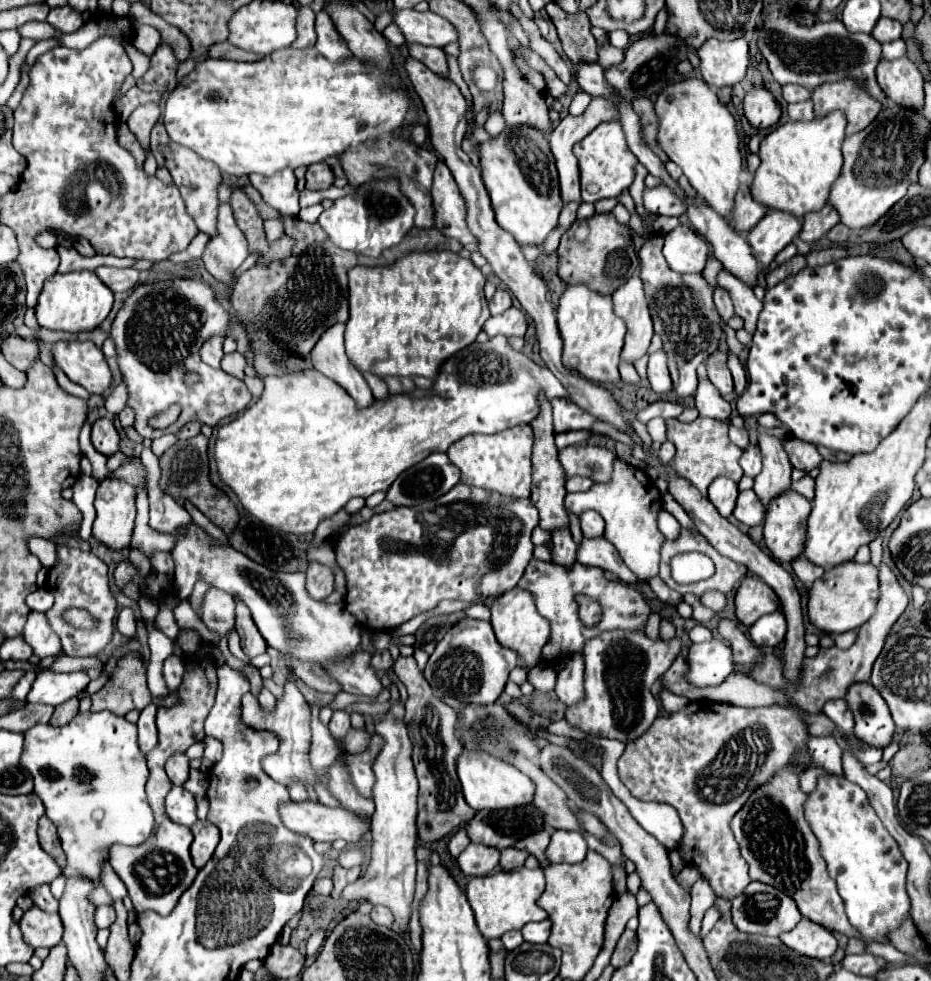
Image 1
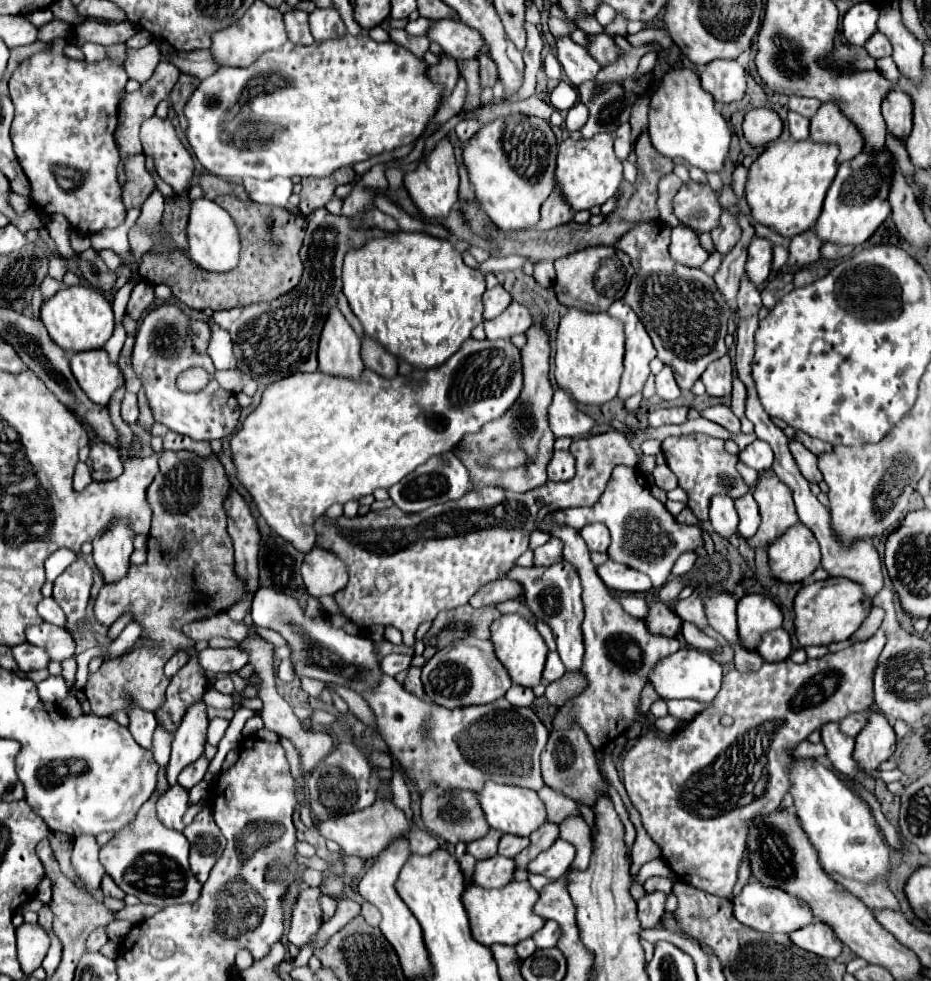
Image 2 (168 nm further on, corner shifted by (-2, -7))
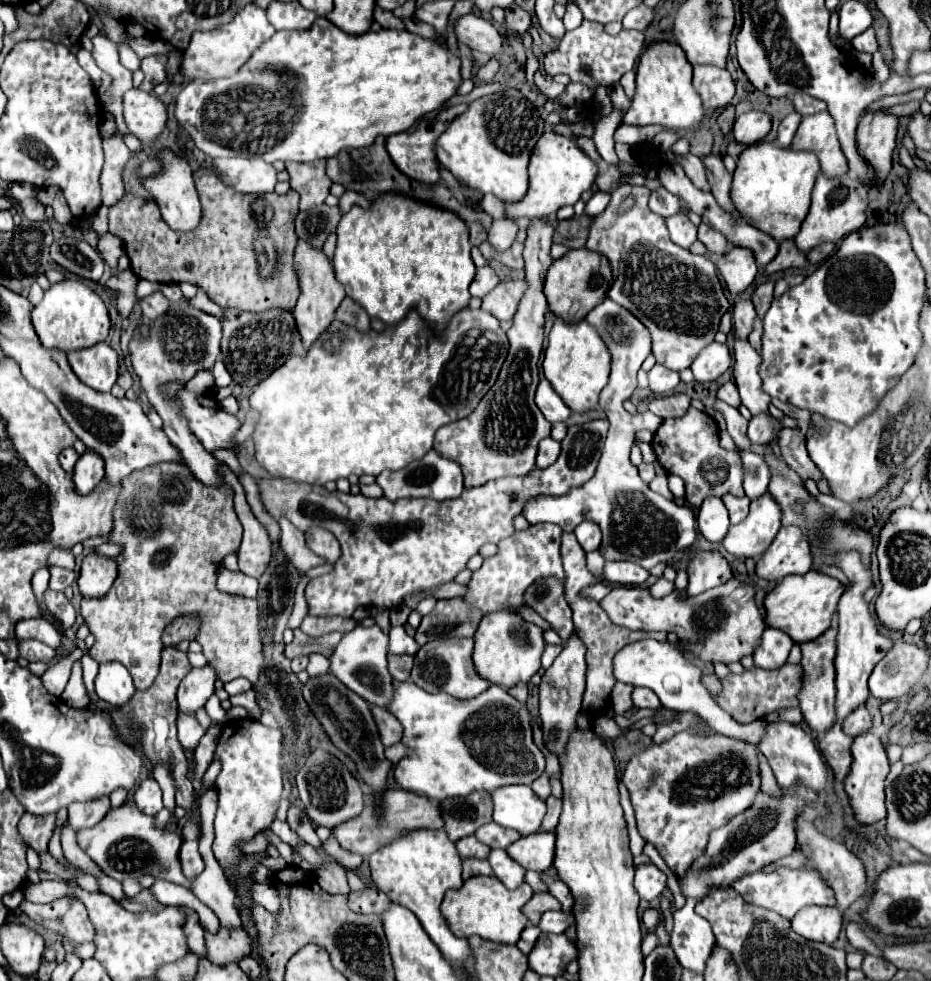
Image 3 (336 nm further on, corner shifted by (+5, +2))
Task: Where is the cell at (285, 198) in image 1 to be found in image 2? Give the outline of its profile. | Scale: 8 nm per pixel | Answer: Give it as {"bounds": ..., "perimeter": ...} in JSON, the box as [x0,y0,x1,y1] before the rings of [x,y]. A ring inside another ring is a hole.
{"bounds":[243,177,293,207],"perimeter":[[[245,177],[243,185],[255,203],[289,207],[289,197],[293,193],[293,181],[289,177],[273,177],[269,181]]]}

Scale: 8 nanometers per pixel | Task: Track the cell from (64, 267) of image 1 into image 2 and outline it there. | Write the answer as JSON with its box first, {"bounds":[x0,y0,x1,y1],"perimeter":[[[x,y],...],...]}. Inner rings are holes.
{"bounds":[41,277,63,299],"perimeter":[[[45,277],[43,285],[41,285],[41,289],[43,289],[43,297],[45,297],[45,299],[49,299],[49,297],[51,297],[51,295],[55,295],[61,287],[63,287],[63,283],[61,283],[61,281],[57,281],[57,279],[53,279],[53,277]]]}

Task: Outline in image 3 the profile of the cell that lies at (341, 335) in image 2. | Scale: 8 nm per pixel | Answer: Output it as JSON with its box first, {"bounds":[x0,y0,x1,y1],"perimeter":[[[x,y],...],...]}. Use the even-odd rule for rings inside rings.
{"bounds":[292,242,346,350],"perimeter":[[[298,242],[296,252],[294,252],[294,266],[296,266],[296,278],[300,282],[300,298],[292,310],[292,316],[296,318],[296,328],[300,332],[304,348],[308,350],[314,344],[314,340],[334,320],[336,308],[344,300],[346,292],[344,292],[344,286],[336,280],[332,262],[324,254],[324,250],[312,250],[312,246],[308,246],[308,242]]]}

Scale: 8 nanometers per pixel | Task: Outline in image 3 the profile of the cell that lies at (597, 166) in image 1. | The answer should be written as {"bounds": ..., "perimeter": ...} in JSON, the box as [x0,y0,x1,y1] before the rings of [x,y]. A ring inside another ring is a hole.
{"bounds":[504,128,596,220],"perimeter":[[[546,128],[540,142],[536,142],[532,150],[532,160],[528,164],[528,194],[520,202],[504,202],[504,214],[506,218],[530,220],[554,216],[562,206],[574,206],[582,192],[592,188],[596,174],[596,164],[574,144],[574,140]]]}

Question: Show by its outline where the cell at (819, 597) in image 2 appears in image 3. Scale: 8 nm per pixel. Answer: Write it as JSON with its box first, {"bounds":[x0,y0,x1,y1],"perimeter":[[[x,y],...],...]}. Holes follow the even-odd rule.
{"bounds":[764,570,844,644],"perimeter":[[[810,570],[802,576],[786,576],[764,596],[764,608],[766,608],[764,622],[772,628],[784,630],[796,644],[810,642],[830,626],[832,614],[836,612],[836,604],[842,592],[844,586],[836,578],[816,570]]]}

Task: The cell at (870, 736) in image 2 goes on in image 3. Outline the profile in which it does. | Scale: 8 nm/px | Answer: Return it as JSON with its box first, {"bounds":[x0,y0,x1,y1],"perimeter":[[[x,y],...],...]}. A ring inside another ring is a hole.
{"bounds":[844,732,888,824],"perimeter":[[[872,732],[862,734],[852,744],[852,770],[844,780],[844,790],[850,798],[850,808],[854,812],[854,818],[860,824],[874,824],[882,818],[886,818],[886,806],[884,806],[884,780],[888,776],[888,758],[886,750],[880,742],[880,738]]]}

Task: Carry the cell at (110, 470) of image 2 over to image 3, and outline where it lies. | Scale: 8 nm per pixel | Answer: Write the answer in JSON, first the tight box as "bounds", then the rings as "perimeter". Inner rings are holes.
{"bounds":[72,450,104,496],"perimeter":[[[88,450],[86,454],[82,454],[74,466],[74,474],[72,474],[72,482],[74,482],[74,490],[80,496],[90,494],[100,480],[104,478],[104,460],[94,454],[92,450]]]}

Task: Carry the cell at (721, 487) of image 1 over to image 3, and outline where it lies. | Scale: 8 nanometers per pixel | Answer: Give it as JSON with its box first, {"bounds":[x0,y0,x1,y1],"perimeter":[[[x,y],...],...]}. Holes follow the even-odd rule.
{"bounds":[696,496,730,544],"perimeter":[[[716,496],[704,498],[704,502],[696,514],[696,526],[698,526],[698,532],[708,542],[712,542],[712,544],[722,542],[722,538],[728,532],[730,520],[728,520],[728,510],[720,498],[716,498]]]}

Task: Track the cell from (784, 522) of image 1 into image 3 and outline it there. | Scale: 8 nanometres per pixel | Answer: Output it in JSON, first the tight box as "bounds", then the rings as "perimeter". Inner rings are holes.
{"bounds":[756,526,810,582],"perimeter":[[[784,526],[770,548],[756,562],[756,574],[772,582],[780,582],[790,574],[804,574],[810,568],[810,546],[798,526]]]}

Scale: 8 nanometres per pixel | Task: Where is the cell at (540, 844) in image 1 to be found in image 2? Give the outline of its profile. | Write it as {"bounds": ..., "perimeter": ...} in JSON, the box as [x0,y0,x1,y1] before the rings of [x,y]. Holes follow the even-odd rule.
{"bounds":[499,835,529,857],"perimeter":[[[503,835],[499,843],[499,855],[503,857],[515,857],[529,845],[529,837],[519,837],[519,835]]]}

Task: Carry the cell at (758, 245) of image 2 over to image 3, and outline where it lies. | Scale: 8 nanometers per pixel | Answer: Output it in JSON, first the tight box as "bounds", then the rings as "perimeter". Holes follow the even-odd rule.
{"bounds":[716,248,758,294],"perimeter":[[[732,248],[728,254],[716,260],[716,268],[720,270],[726,288],[730,294],[742,294],[756,278],[758,266],[754,254],[748,248]]]}

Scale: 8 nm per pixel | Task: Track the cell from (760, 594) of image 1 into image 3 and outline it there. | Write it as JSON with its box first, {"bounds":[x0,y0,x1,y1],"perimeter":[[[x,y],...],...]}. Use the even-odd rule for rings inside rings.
{"bounds":[600,578,766,664],"perimeter":[[[730,578],[724,586],[716,586],[716,590],[706,590],[704,594],[686,598],[682,598],[680,590],[674,590],[664,598],[654,598],[646,588],[618,586],[600,600],[600,606],[618,626],[644,632],[664,630],[678,634],[678,640],[686,652],[710,664],[730,664],[740,662],[744,656],[752,656],[760,644],[760,634],[766,628],[754,602],[754,588],[736,578]]]}

